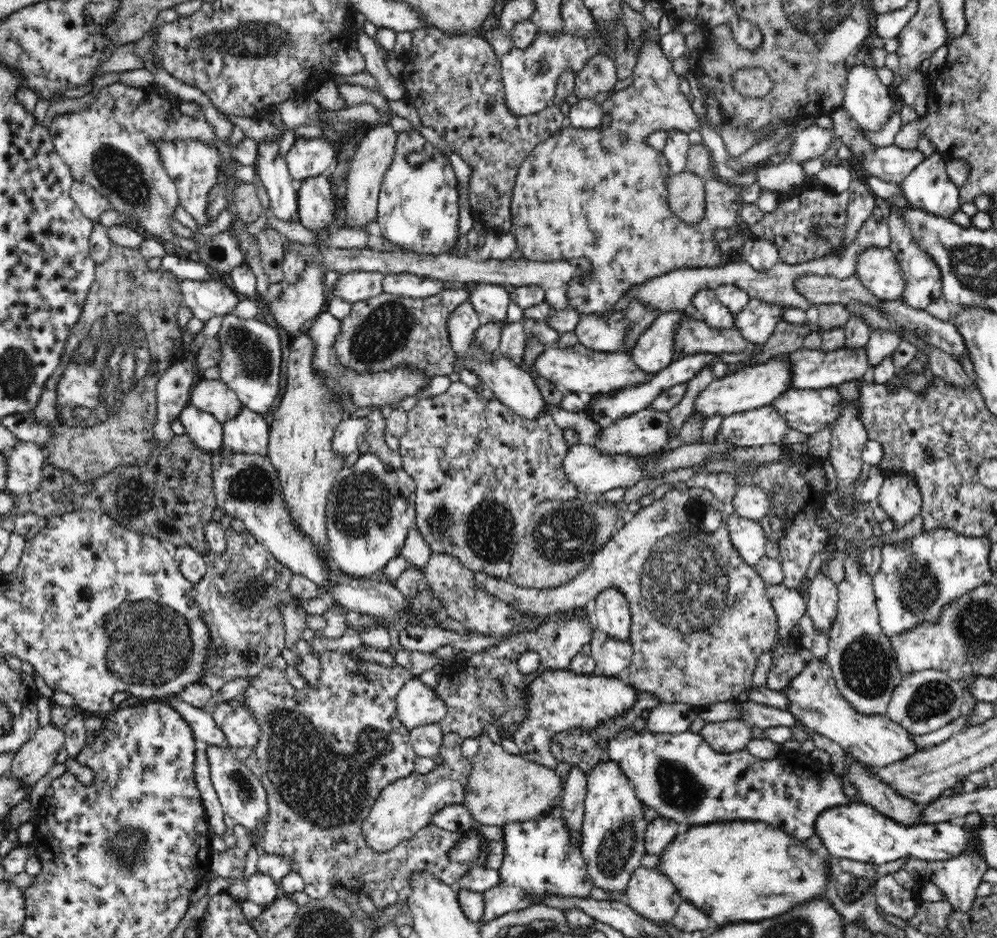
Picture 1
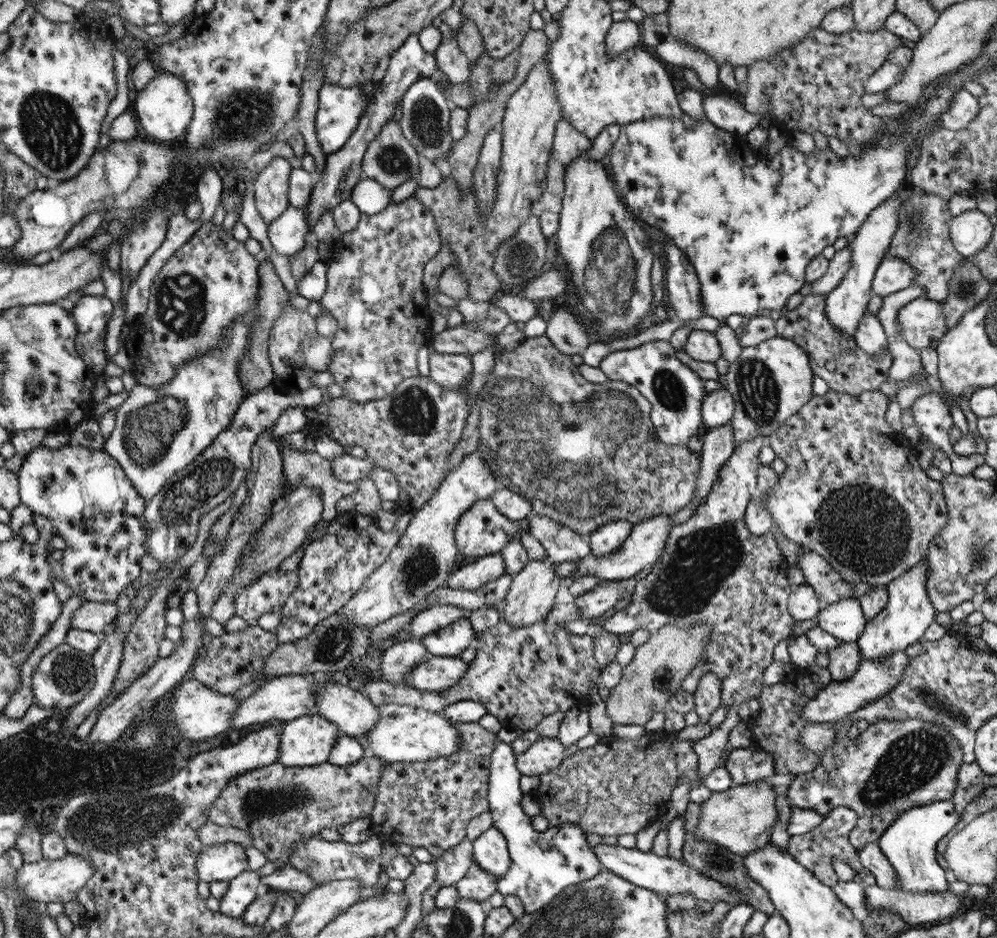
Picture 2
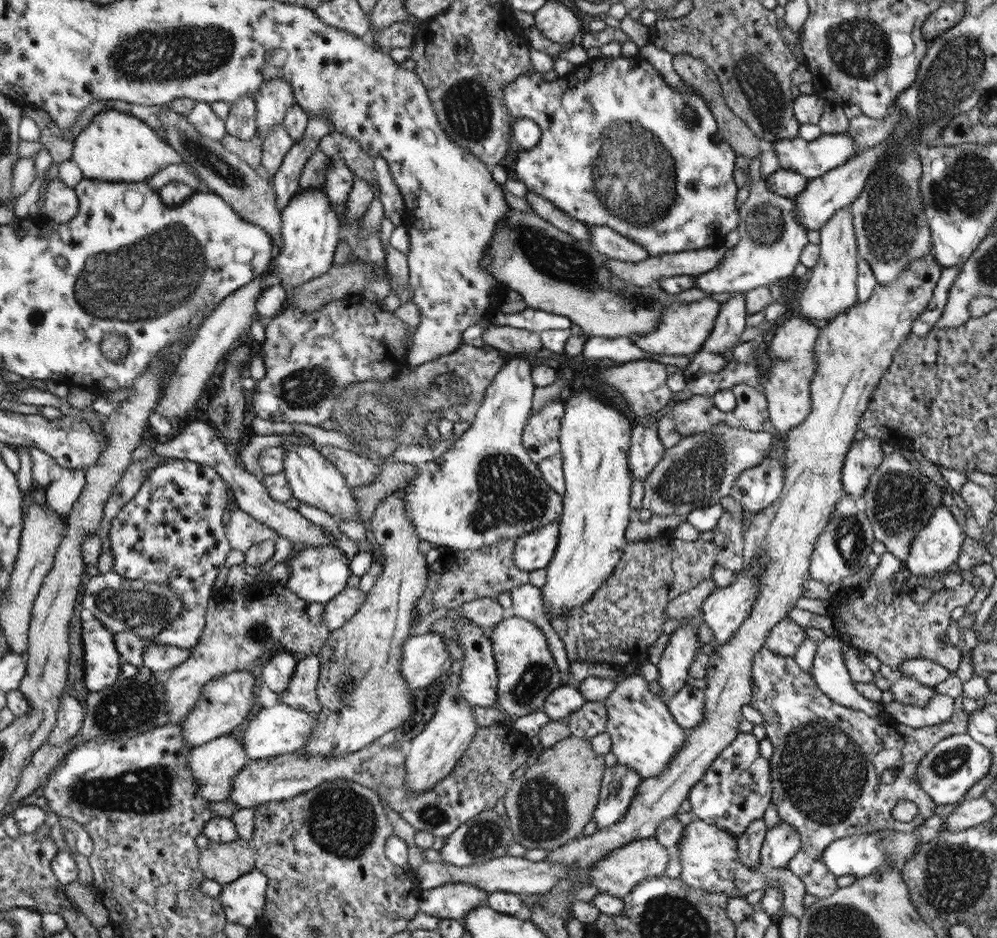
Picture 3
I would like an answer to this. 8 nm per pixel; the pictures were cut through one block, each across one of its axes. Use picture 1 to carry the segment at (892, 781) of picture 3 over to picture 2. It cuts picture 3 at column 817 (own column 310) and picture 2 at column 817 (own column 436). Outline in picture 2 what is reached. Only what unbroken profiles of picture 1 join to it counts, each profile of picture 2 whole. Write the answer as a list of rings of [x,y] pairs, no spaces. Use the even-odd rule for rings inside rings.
[[[836,807],[812,830],[804,834],[791,836],[787,851],[796,859],[796,862],[810,870],[810,873],[814,873],[814,877],[818,878],[822,884],[832,889],[839,882],[834,867],[832,867],[834,859],[842,860],[842,862],[852,867],[855,873],[859,873],[863,869],[859,862],[858,851],[848,841],[848,835],[852,828],[856,826],[856,820],[857,814],[854,810],[846,807]]]

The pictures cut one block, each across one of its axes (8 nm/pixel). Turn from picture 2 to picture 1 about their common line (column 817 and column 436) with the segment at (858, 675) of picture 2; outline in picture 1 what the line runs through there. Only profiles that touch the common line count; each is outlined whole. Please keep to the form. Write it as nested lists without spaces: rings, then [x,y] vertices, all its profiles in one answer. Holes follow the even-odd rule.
[[[417,677],[406,681],[395,701],[398,720],[408,731],[440,722],[447,711],[445,702],[435,693],[435,689]]]

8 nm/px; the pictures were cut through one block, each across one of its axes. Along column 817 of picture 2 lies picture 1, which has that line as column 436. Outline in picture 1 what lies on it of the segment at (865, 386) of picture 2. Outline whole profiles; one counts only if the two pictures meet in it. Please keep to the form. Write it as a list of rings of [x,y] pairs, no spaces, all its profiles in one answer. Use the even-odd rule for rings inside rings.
[[[470,283],[460,288],[444,289],[428,298],[406,298],[382,292],[378,296],[352,303],[350,316],[342,318],[342,332],[334,342],[334,351],[344,367],[358,373],[387,371],[402,365],[424,373],[426,377],[455,377],[456,356],[450,335],[450,312],[468,301]]]

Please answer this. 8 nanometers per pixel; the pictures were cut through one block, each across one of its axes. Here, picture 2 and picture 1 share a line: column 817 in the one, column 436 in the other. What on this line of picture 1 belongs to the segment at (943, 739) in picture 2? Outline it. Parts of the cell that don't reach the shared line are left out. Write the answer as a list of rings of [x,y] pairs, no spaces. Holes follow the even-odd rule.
[[[459,734],[443,735],[439,754],[444,762],[440,766],[435,766],[426,774],[412,772],[380,792],[370,814],[361,824],[362,836],[370,848],[376,852],[388,852],[429,825],[431,818],[446,805],[462,804],[472,763],[462,756],[462,742],[464,738]]]

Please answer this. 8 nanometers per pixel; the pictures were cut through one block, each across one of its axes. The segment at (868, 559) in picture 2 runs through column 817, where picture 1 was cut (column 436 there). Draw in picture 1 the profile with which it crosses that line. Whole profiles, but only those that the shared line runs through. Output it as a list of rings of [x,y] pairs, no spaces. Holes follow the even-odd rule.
[[[462,369],[456,371],[456,375],[452,381],[451,386],[444,392],[438,394],[433,398],[424,398],[418,400],[418,403],[408,412],[408,424],[406,433],[399,439],[400,449],[398,450],[401,455],[403,470],[410,474],[414,479],[415,488],[415,525],[421,531],[424,540],[430,546],[432,553],[448,553],[458,557],[462,565],[469,568],[474,573],[485,572],[487,575],[493,577],[509,580],[509,570],[511,565],[511,558],[517,542],[520,541],[525,534],[526,528],[530,524],[531,514],[534,508],[546,500],[570,500],[576,498],[578,489],[572,484],[562,471],[562,464],[564,458],[569,452],[568,445],[564,440],[564,430],[554,423],[552,413],[550,413],[550,404],[545,409],[545,412],[537,420],[528,420],[514,415],[514,412],[508,409],[508,406],[502,405],[494,397],[483,396],[475,392],[472,387],[474,386],[474,374],[470,369]]]

